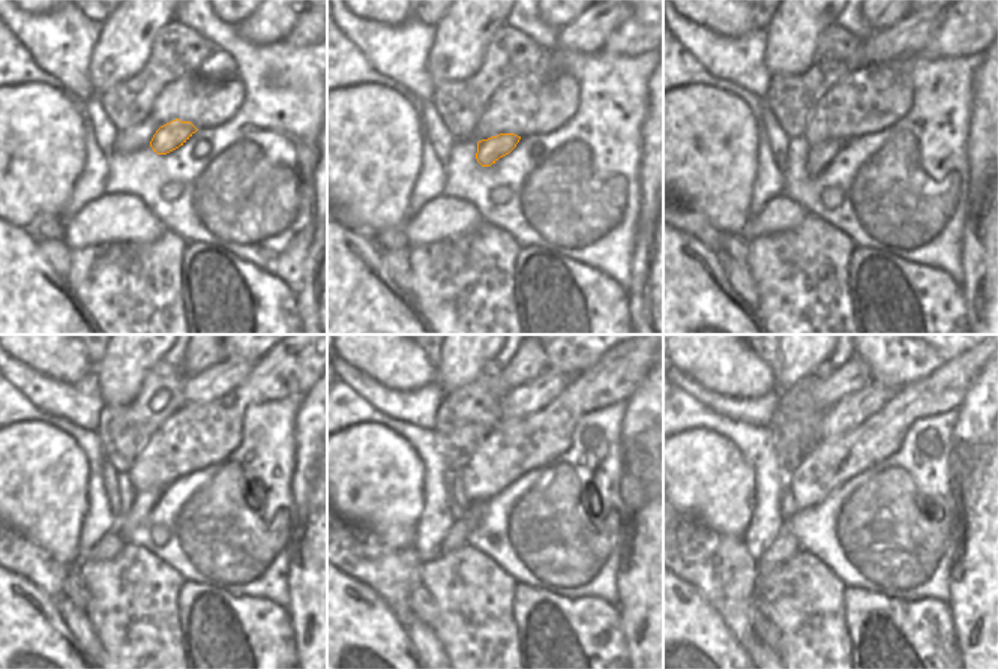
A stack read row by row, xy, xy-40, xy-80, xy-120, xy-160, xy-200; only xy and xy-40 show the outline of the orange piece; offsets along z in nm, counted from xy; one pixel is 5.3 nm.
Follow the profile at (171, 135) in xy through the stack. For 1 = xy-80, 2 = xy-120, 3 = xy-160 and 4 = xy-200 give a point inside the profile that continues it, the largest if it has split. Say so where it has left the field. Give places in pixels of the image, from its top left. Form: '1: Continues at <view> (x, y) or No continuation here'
1: Continues at xy-80 (820, 156)
2: Continues at xy-120 (144, 500)
3: Continues at xy-160 (455, 539)
4: Continues at xy-200 (785, 545).

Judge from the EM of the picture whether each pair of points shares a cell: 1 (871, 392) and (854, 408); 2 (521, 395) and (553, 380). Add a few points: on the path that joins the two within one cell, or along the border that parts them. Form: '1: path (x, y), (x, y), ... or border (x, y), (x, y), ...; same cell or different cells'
1: path (866, 396), (859, 404); same cell
2: path (529, 395), (535, 395), (545, 387); same cell

